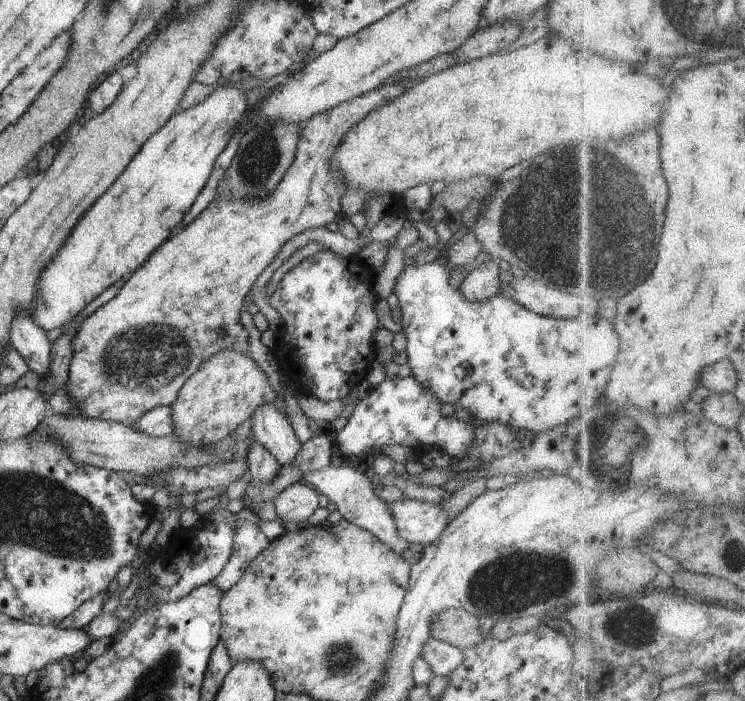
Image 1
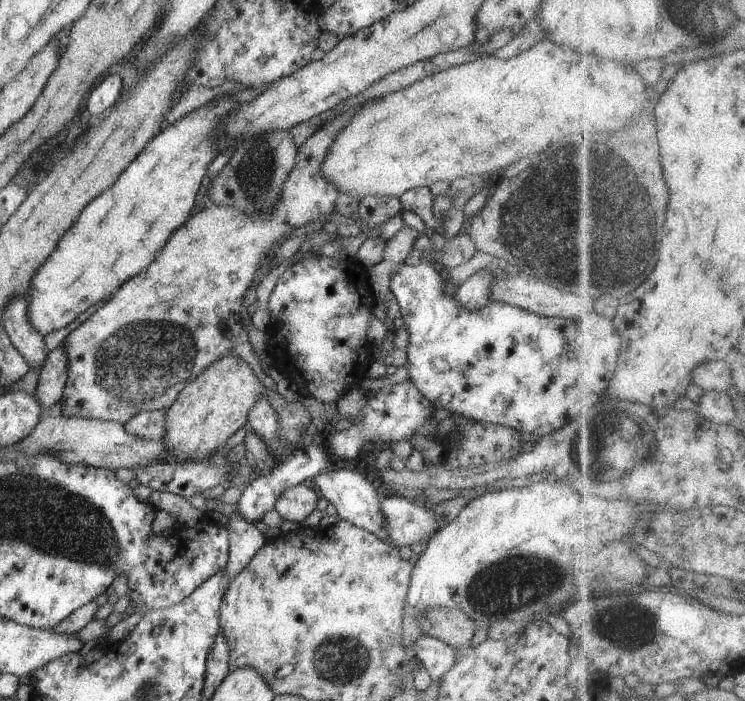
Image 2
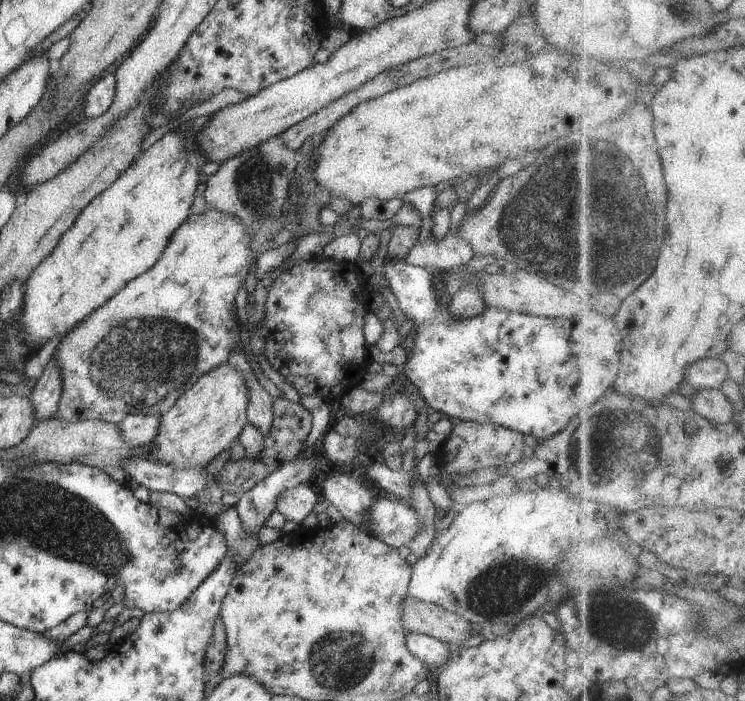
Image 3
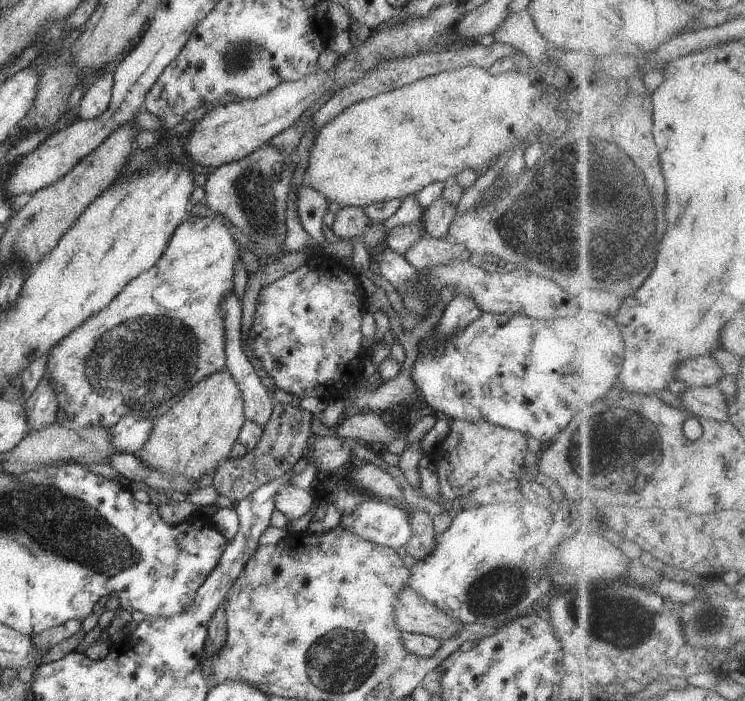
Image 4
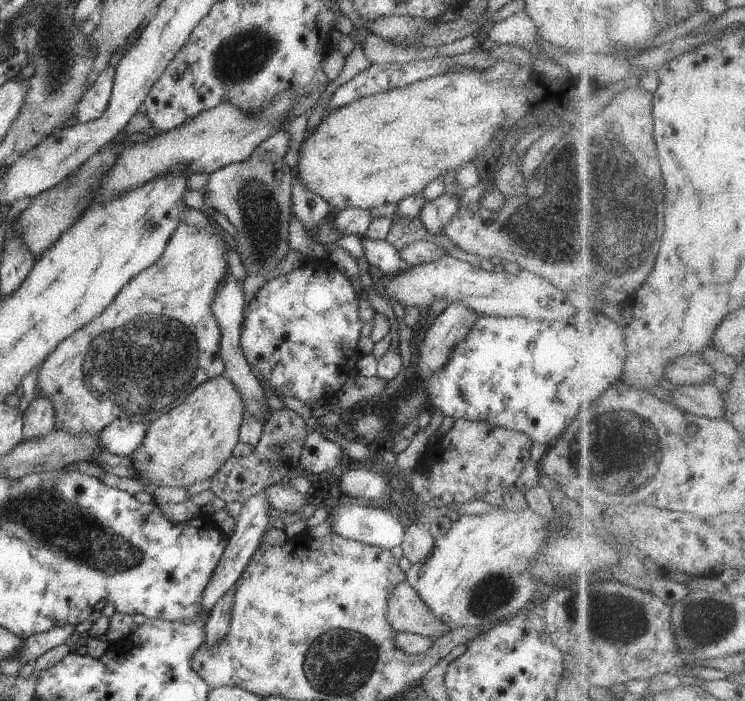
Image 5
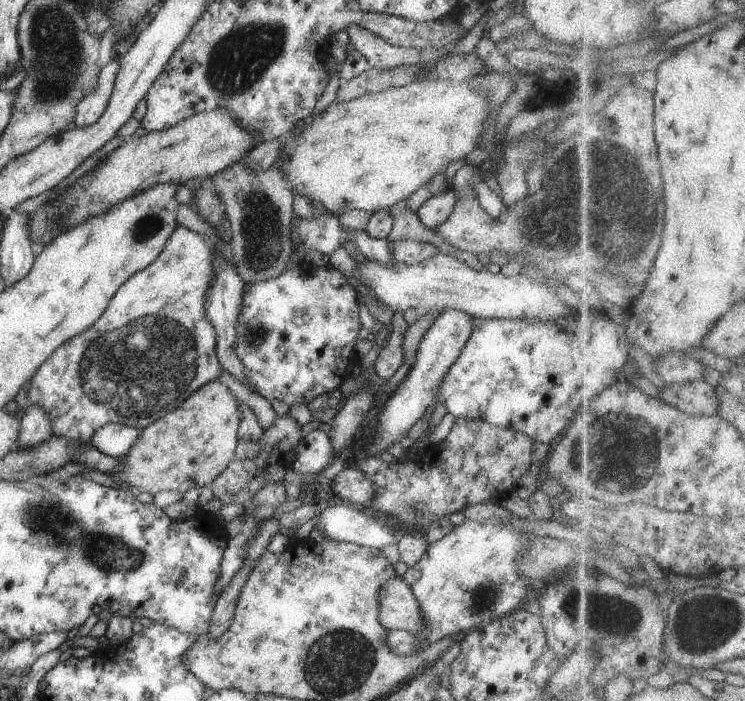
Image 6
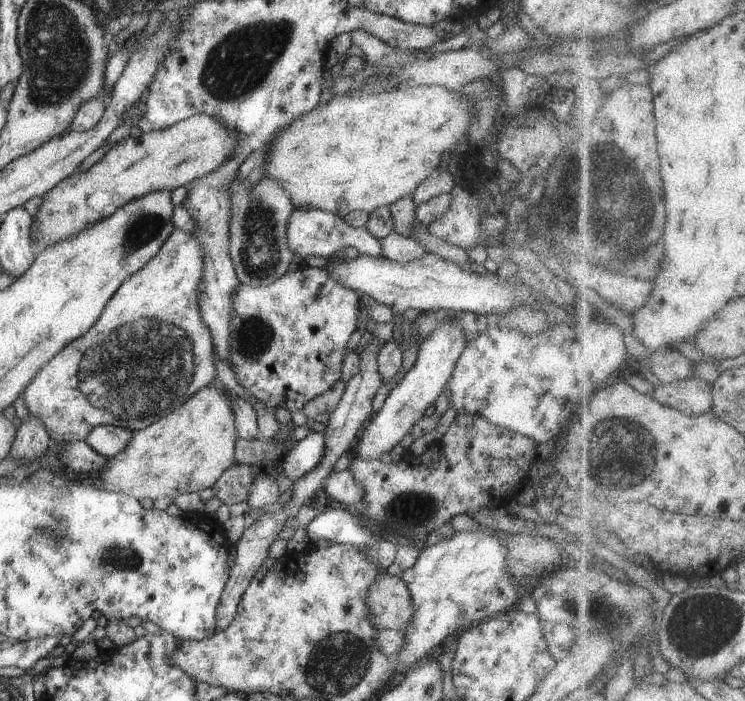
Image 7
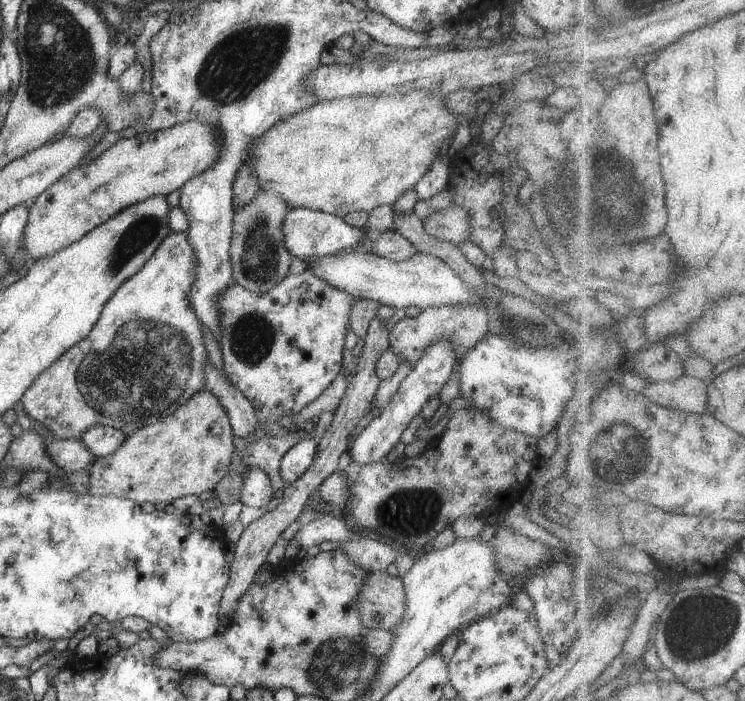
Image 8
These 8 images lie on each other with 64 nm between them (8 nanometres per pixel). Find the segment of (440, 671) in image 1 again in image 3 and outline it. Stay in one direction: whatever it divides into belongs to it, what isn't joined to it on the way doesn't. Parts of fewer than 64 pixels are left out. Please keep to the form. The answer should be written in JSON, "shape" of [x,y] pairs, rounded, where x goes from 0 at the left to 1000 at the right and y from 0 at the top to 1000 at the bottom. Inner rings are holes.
{"shape":[[[546,903],[545,924],[558,939],[564,939],[574,950],[576,966],[584,969],[589,963],[591,950],[596,950],[604,939],[607,923],[591,912],[566,904]]]}

